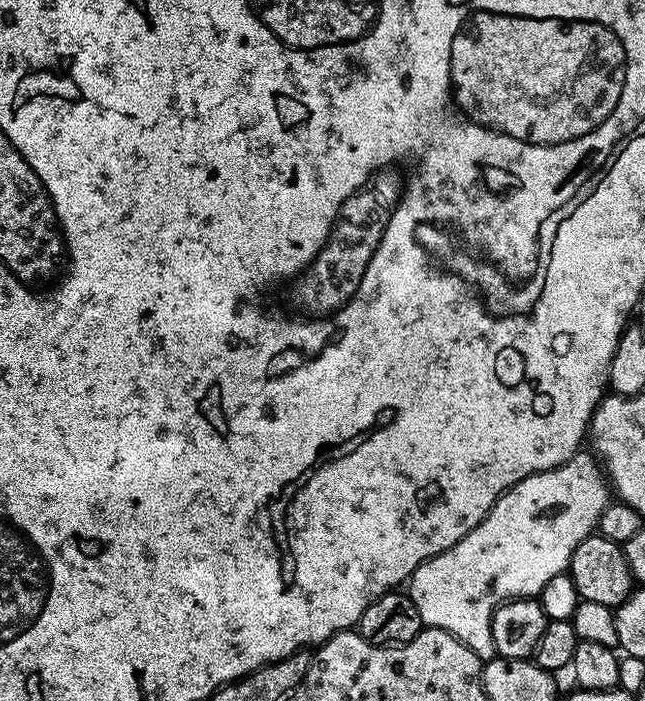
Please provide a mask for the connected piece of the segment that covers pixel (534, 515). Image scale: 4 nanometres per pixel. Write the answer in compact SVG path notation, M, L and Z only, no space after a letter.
M588 450L577 451L562 466L522 478L522 482L501 494L486 518L478 522L478 526L474 526L466 538L450 546L450 550L422 562L422 566L418 566L418 570L414 570L406 582L408 597L414 602L424 628L446 630L446 634L470 646L481 662L495 660L492 619L500 605L507 600L539 597L542 586L546 586L550 578L565 575L574 558L574 550L578 550L587 536L596 532L596 523L609 502L610 485L602 475L596 457Z

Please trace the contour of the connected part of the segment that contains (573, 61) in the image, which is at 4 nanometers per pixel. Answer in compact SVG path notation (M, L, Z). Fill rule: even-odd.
M476 8L476 24L468 24L460 36L449 36L456 48L446 48L446 94L440 106L441 113L446 114L450 123L458 123L471 129L475 135L490 135L493 138L512 140L517 146L532 148L532 144L524 144L520 136L528 136L528 140L564 140L564 136L572 136L572 132L588 132L612 104L616 104L616 96L620 96L620 44L604 32L604 28L592 28L588 18L581 16L532 16L532 12L496 12L496 8Z

